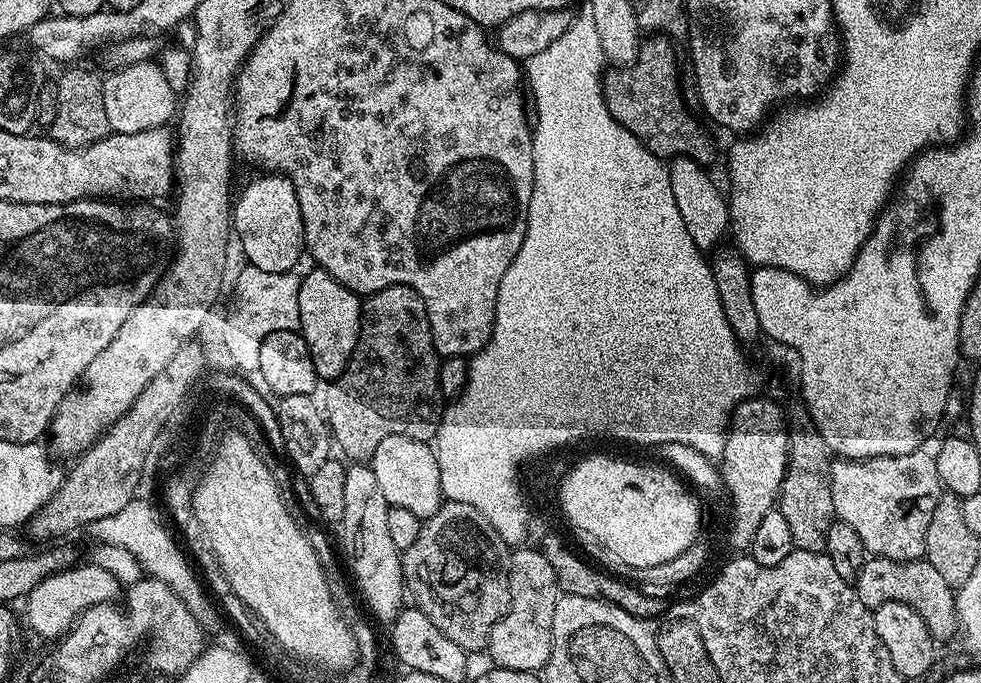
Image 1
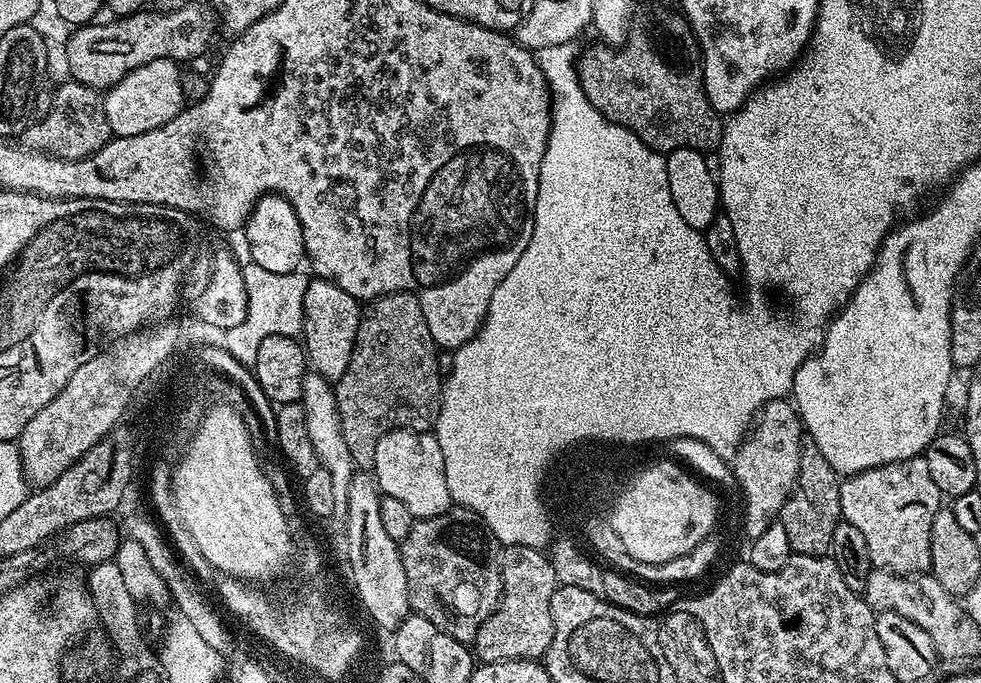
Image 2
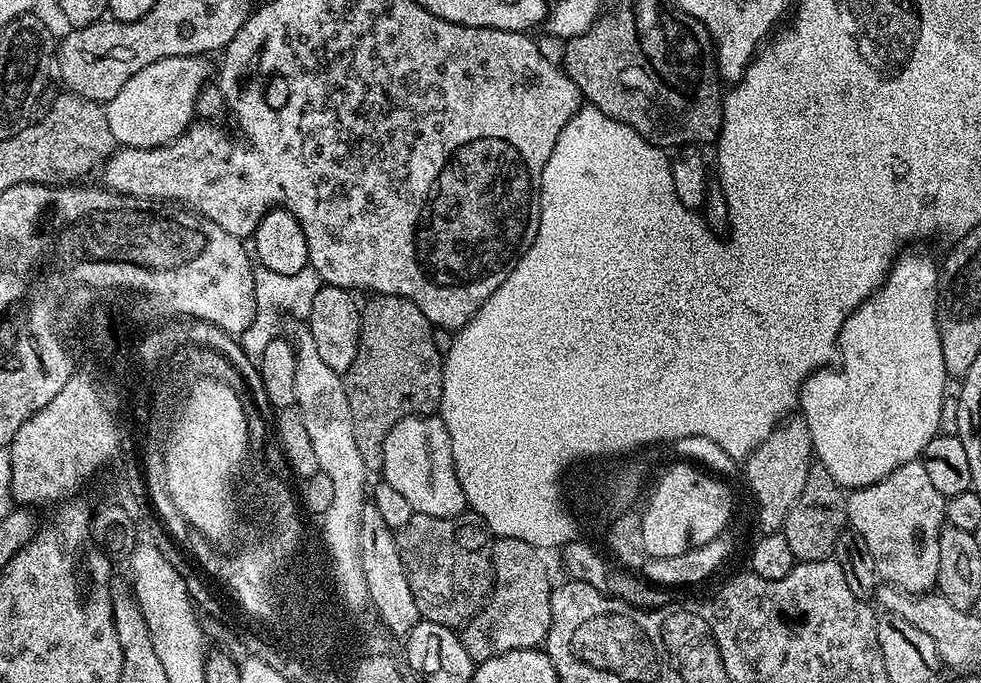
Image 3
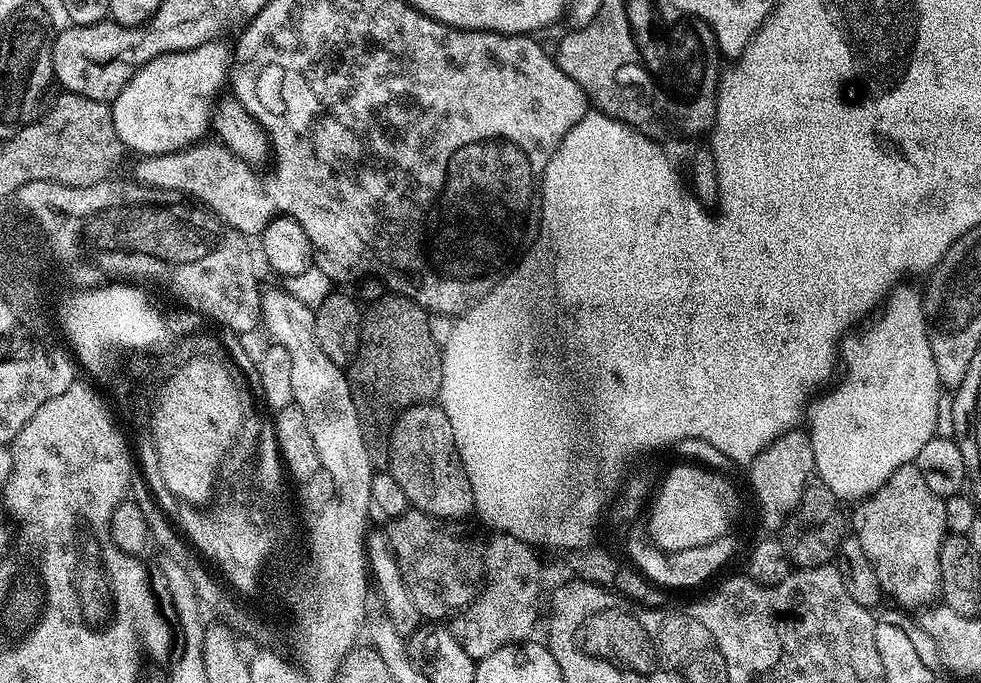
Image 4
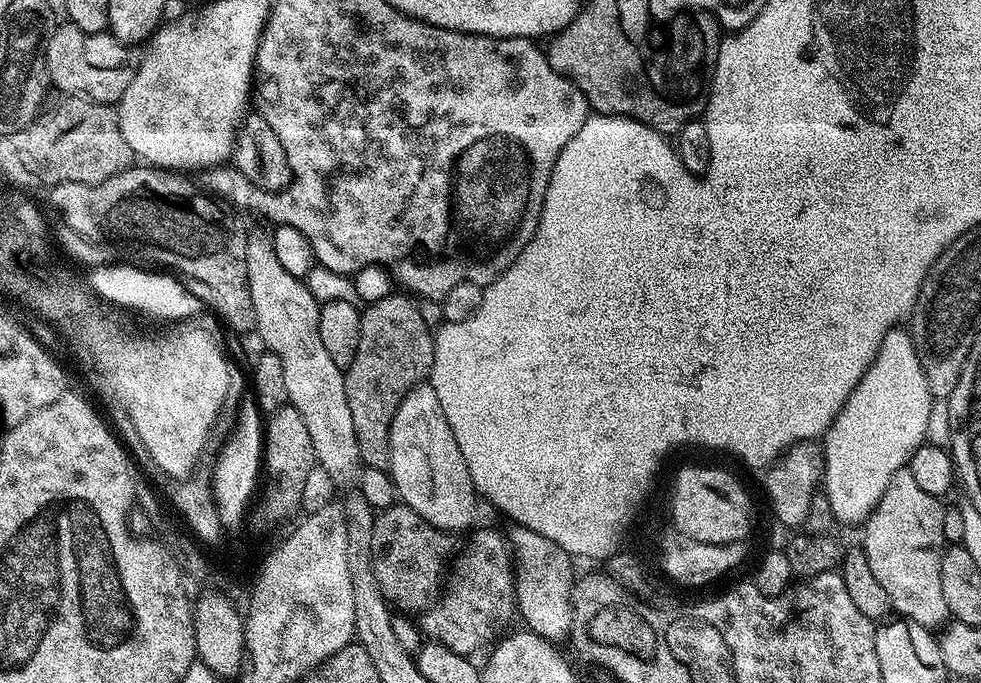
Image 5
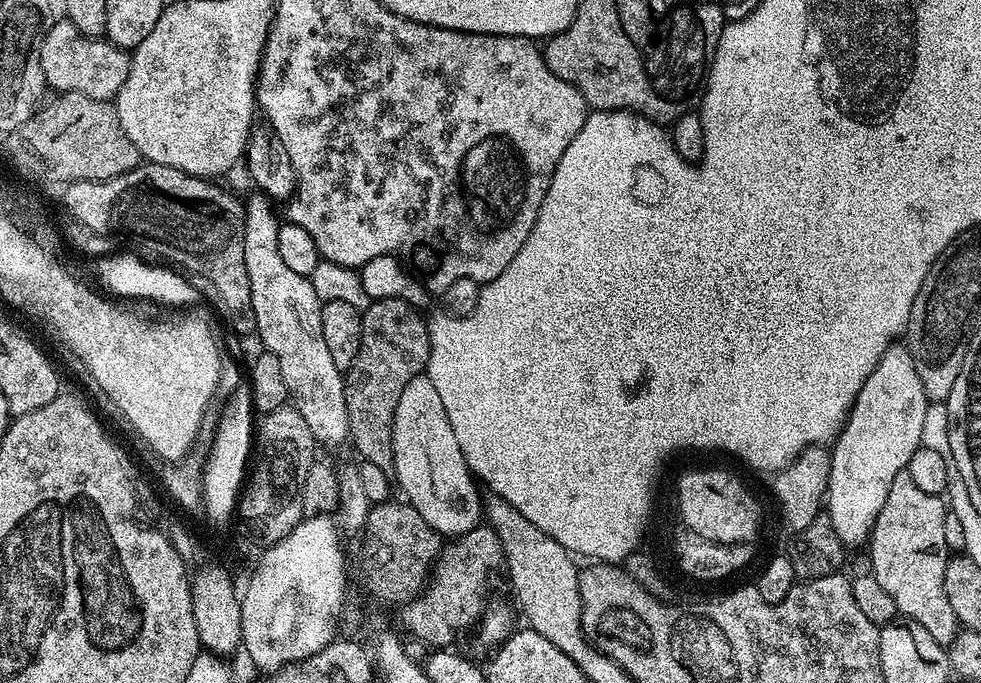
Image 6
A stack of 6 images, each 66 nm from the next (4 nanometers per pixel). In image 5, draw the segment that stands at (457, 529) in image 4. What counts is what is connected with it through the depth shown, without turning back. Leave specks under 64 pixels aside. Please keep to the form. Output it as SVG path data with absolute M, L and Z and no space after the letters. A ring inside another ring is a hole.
M403 502L383 509L372 531L372 568L384 591L385 600L408 614L423 614L440 599L448 563L456 552L453 533L434 526Z

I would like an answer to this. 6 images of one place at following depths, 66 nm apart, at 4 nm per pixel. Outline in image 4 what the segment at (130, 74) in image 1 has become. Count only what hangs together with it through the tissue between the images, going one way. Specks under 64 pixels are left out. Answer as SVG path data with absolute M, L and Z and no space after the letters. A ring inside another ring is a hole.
M209 42L198 46L197 48L191 48L185 52L167 52L162 54L158 58L154 58L150 62L146 62L139 68L134 74L134 78L130 78L130 82L120 91L116 99L111 101L110 107L112 110L112 117L114 118L114 130L118 130L118 138L125 146L125 149L131 150L132 148L136 152L140 152L141 157L146 156L164 156L167 152L182 152L186 148L193 147L197 142L203 141L206 134L209 135L210 125L212 123L213 107L217 102L218 97L221 95L222 89L225 87L226 81L230 76L230 48L224 44L218 44L222 42Z

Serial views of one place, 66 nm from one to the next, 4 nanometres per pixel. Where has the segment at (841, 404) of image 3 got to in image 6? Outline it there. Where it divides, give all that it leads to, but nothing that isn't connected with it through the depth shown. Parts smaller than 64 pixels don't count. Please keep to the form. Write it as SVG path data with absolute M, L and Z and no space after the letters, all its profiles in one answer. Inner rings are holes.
M900 342L893 343L892 347L886 350L886 354L882 354L880 365L872 371L870 378L866 378L862 390L856 395L856 401L852 404L847 420L844 421L830 448L832 465L828 479L826 515L831 520L838 538L846 546L863 545L871 536L872 527L878 518L878 510L882 510L894 478L898 478L898 474L907 469L914 450L922 447L923 440L920 439L924 436L928 408L930 401L926 398L926 390L922 390L918 370L914 370L914 362L907 347Z

